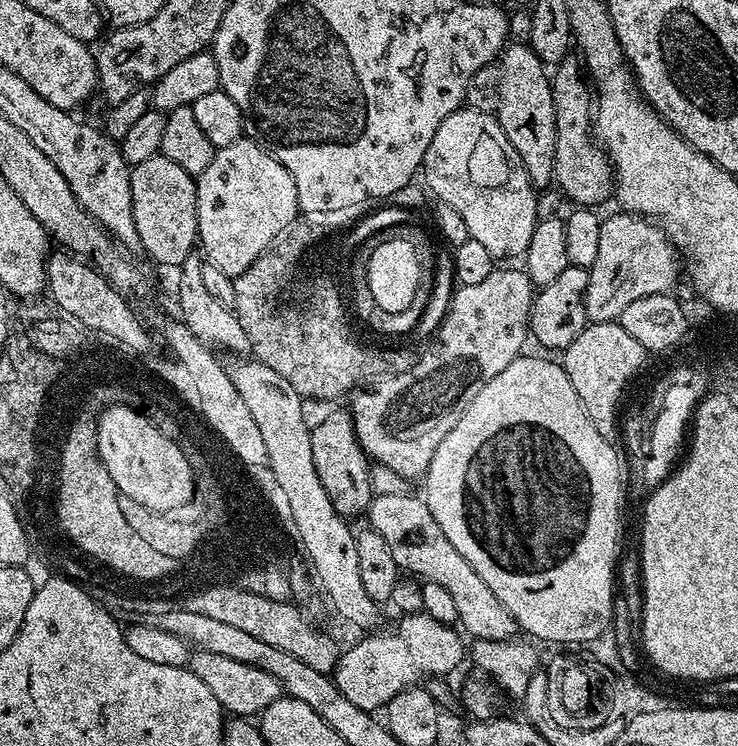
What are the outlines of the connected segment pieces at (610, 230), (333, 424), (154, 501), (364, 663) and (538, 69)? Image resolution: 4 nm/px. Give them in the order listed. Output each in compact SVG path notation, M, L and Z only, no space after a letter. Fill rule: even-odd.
M623 210L617 213L617 216L605 215L601 219L598 258L594 258L588 269L584 301L588 319L594 324L619 321L622 310L626 310L630 302L638 302L638 298L671 293L680 272L682 276L681 257L659 223Z
M351 411L332 412L325 420L315 421L312 428L312 449L314 450L314 468L318 470L318 478L322 478L322 486L326 486L326 494L330 494L330 502L334 502L334 510L345 518L363 517L372 503L374 495L371 488L370 461L368 455L356 437L352 425Z
M114 404L105 408L97 421L96 444L100 449L100 460L121 497L138 502L155 512L174 511L193 503L196 481L190 462L175 441L156 427L143 411L128 404Z
M420 610L413 616L402 617L393 632L380 631L365 635L368 637L358 641L353 648L345 647L334 669L338 690L342 690L354 706L362 706L362 710L370 713L382 710L390 698L407 688L415 688L429 678L447 677L447 672L454 671L460 659L466 656L466 644L460 641L461 633L453 625L438 622Z
M512 42L505 47L499 57L498 65L498 103L494 115L500 121L502 130L518 150L518 158L522 158L522 166L526 166L526 174L538 190L544 190L553 183L554 170L554 98L552 97L552 81L549 69L540 61L538 54L529 48L527 43Z

